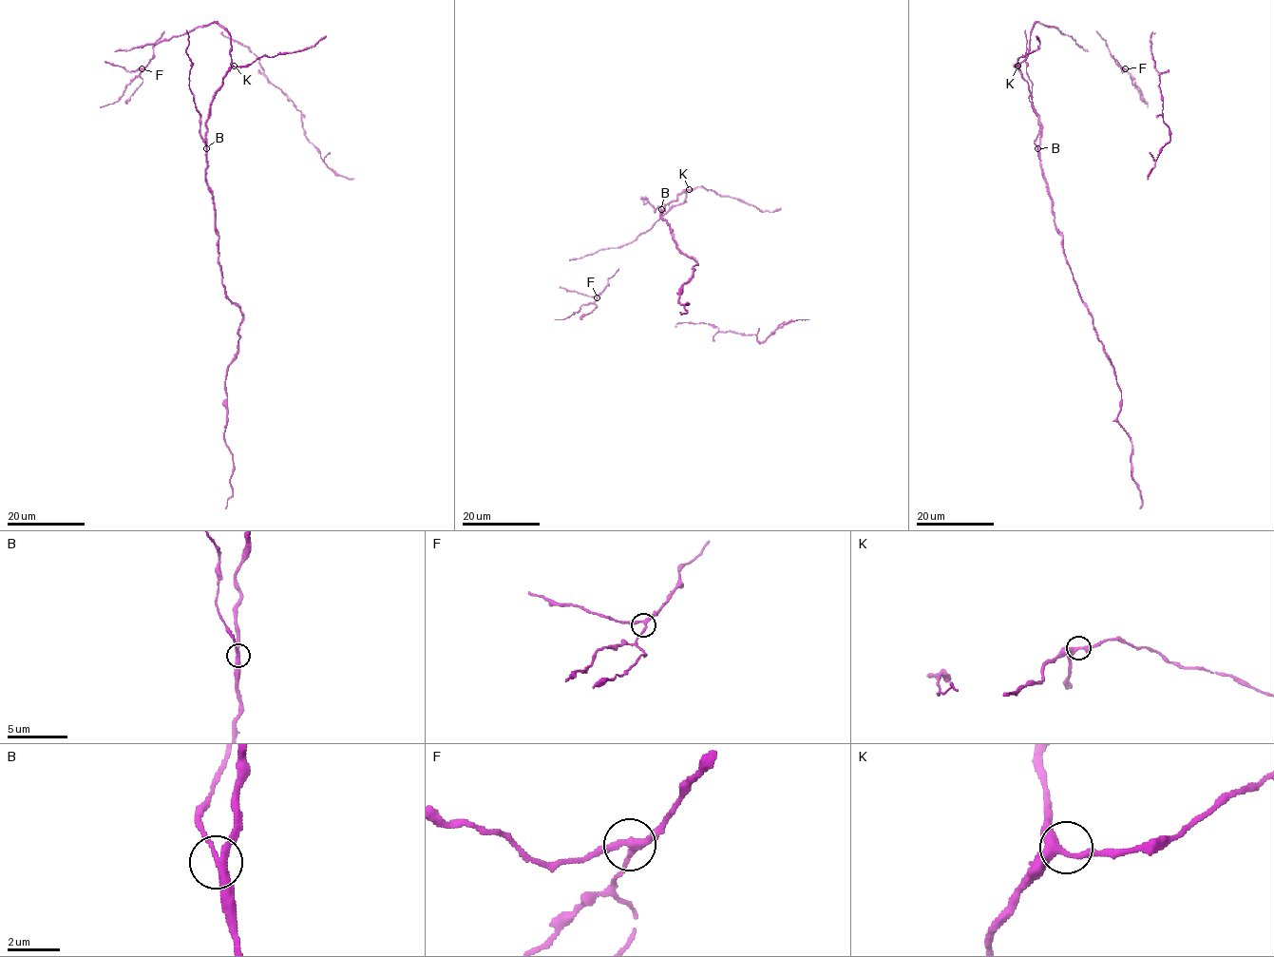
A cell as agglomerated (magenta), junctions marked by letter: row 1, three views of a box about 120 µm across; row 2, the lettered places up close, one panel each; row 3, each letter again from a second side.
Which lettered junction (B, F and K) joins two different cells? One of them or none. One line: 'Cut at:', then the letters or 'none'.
Cut at: B

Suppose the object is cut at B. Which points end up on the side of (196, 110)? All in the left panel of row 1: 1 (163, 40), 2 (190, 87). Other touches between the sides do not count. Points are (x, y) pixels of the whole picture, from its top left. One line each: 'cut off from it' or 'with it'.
1: cut off from it
2: with it

